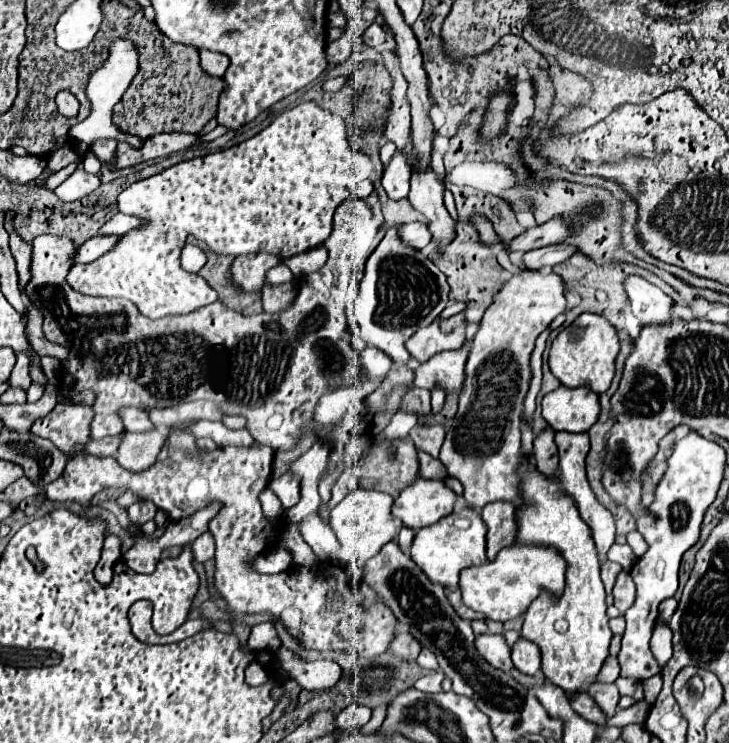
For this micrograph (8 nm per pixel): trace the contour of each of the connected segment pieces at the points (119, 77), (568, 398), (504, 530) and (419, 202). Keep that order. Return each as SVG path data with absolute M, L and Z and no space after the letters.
M117 37L115 41L111 41L109 45L109 51L107 51L107 59L103 61L101 67L97 67L89 81L87 81L87 87L85 87L85 95L91 103L91 113L85 121L77 123L71 131L71 135L79 141L85 141L87 145L97 141L97 139L113 139L113 141L123 141L135 149L143 147L145 139L143 137L137 137L137 135L129 135L125 131L119 131L115 125L113 125L112 115L113 107L120 101L123 94L127 90L133 77L137 75L139 71L139 49L135 47L135 43L129 39L129 37Z
M559 387L543 397L543 417L555 431L571 431L571 433L583 433L589 431L597 417L599 417L599 395L593 393L589 387Z
M495 501L483 507L481 517L487 525L487 557L489 561L515 541L515 505L509 501Z
M413 169L409 201L427 219L429 231L433 235L429 247L445 249L455 239L455 221L443 205L443 185L439 183L433 169L417 171Z

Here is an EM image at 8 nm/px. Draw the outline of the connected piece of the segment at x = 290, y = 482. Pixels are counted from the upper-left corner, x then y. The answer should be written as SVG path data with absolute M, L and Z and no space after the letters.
M281 475L277 479L271 479L269 489L279 497L279 501L283 503L285 509L293 507L293 503L297 503L297 499L299 499L297 479L293 479L291 475Z

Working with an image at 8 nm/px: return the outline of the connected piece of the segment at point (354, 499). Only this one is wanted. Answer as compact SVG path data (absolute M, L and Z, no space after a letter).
M355 489L347 493L347 497L337 507L331 509L331 519L329 519L329 525L335 537L339 539L341 547L347 549L355 559L361 559L361 561L375 557L381 551L381 547L389 543L389 539L395 537L401 525L397 523L397 519L391 517L391 505L393 505L393 497L381 491Z

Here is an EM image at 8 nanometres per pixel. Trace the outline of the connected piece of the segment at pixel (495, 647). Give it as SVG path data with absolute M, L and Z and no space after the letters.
M493 633L477 635L475 649L487 663L491 663L493 667L497 667L501 671L509 671L513 667L511 649L507 647L503 635L493 635Z

